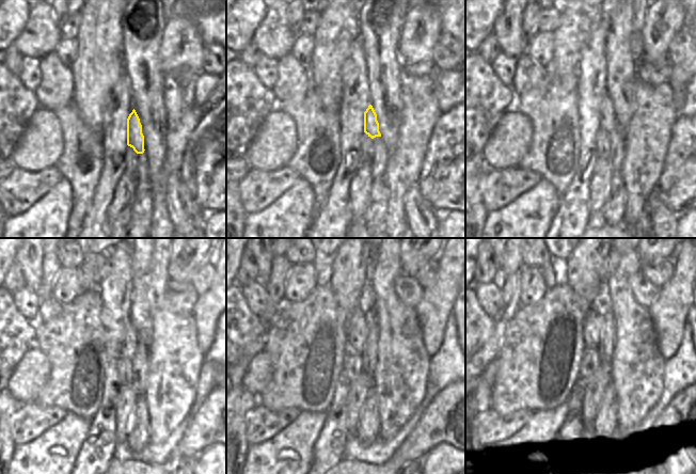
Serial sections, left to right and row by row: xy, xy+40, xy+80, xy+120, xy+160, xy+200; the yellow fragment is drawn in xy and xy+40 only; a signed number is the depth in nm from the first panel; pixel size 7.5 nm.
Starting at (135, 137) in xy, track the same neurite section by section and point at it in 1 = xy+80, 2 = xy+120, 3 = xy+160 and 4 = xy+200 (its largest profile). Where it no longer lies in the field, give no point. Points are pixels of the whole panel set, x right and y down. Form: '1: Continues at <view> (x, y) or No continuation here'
1: Continues at xy+80 (608, 122)
2: Continues at xy+120 (129, 345)
3: Continues at xy+160 (354, 326)
4: Continues at xy+200 (592, 320)

